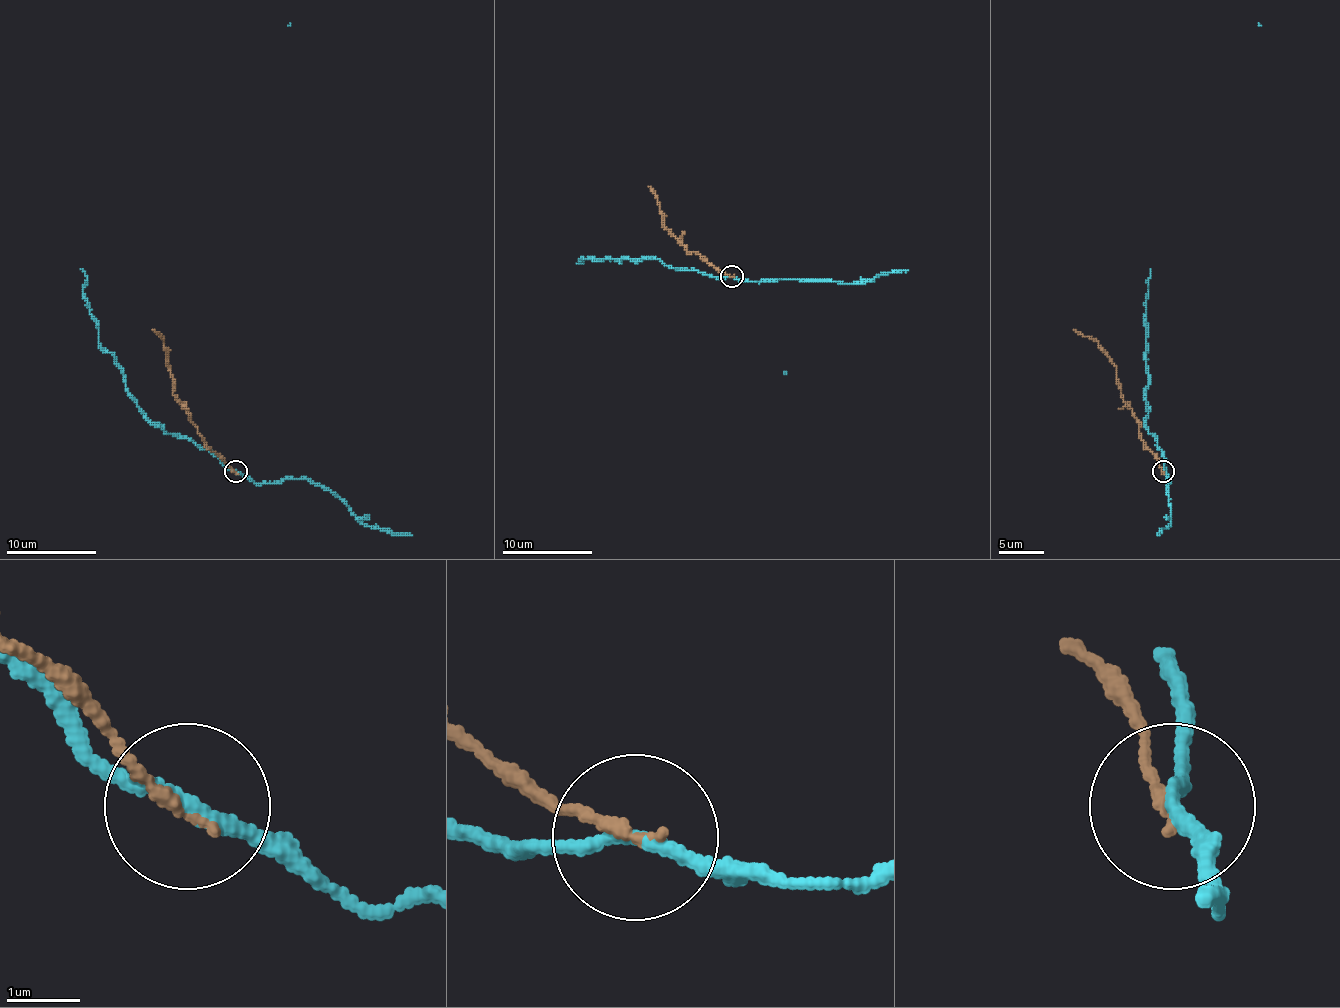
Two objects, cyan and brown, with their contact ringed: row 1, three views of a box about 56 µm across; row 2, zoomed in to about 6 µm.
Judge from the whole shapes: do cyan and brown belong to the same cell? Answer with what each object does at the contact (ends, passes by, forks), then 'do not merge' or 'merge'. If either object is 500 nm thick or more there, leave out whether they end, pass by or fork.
cyan passes by; brown ends; do not merge

